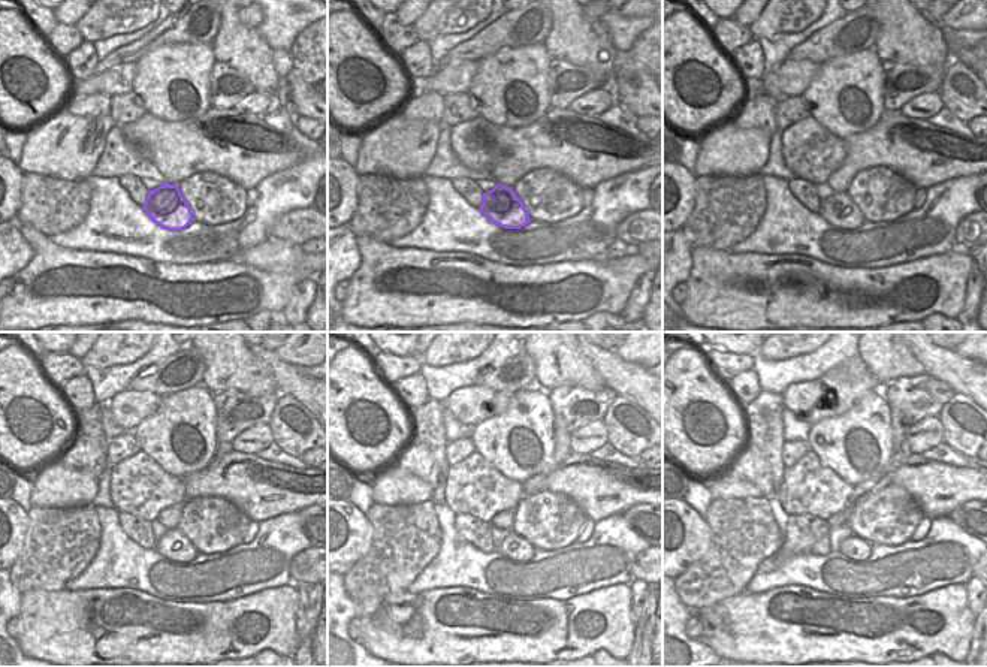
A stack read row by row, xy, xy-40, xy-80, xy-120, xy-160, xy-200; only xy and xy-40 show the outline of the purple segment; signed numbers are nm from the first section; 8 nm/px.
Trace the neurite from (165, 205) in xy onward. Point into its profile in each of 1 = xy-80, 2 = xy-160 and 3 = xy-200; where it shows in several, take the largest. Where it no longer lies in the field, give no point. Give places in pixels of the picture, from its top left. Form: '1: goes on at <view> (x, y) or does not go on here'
1: goes on at xy-80 (838, 210)
2: goes on at xy-160 (513, 546)
3: goes on at xy-200 (854, 548)

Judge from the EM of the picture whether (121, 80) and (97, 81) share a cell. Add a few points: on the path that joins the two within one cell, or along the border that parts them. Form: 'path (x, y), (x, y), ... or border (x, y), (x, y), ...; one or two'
path (115, 81), (103, 81); one

